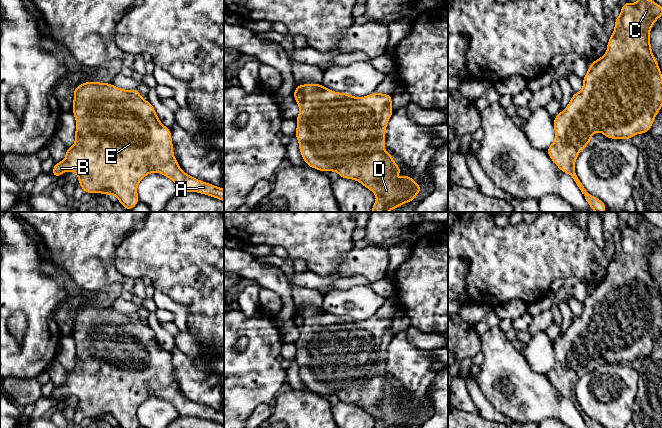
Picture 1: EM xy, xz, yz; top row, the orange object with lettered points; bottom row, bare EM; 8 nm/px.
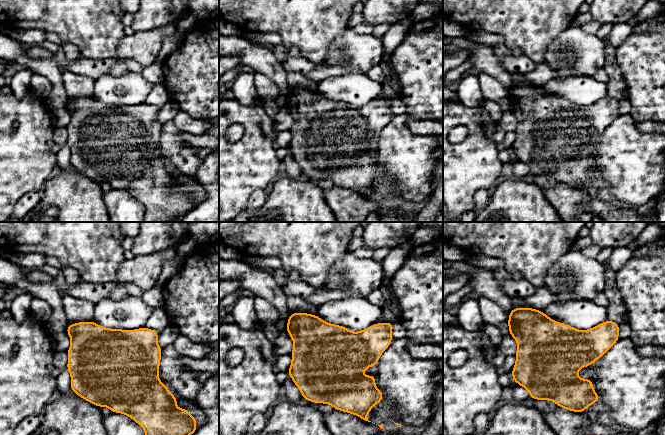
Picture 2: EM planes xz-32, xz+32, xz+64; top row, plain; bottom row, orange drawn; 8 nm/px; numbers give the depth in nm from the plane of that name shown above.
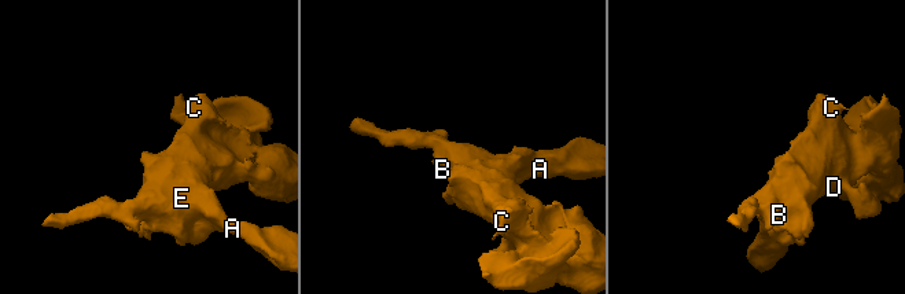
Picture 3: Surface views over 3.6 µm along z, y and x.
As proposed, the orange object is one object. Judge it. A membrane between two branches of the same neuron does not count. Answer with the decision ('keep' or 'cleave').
keep

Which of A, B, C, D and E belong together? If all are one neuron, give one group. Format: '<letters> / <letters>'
A B C D E

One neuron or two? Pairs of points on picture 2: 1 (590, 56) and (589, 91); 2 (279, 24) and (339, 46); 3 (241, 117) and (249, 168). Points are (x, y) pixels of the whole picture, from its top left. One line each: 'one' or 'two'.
1: two
2: two
3: one

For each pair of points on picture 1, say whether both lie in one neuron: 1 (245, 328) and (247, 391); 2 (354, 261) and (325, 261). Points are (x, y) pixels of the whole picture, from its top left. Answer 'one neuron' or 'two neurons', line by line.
1: one neuron
2: two neurons

